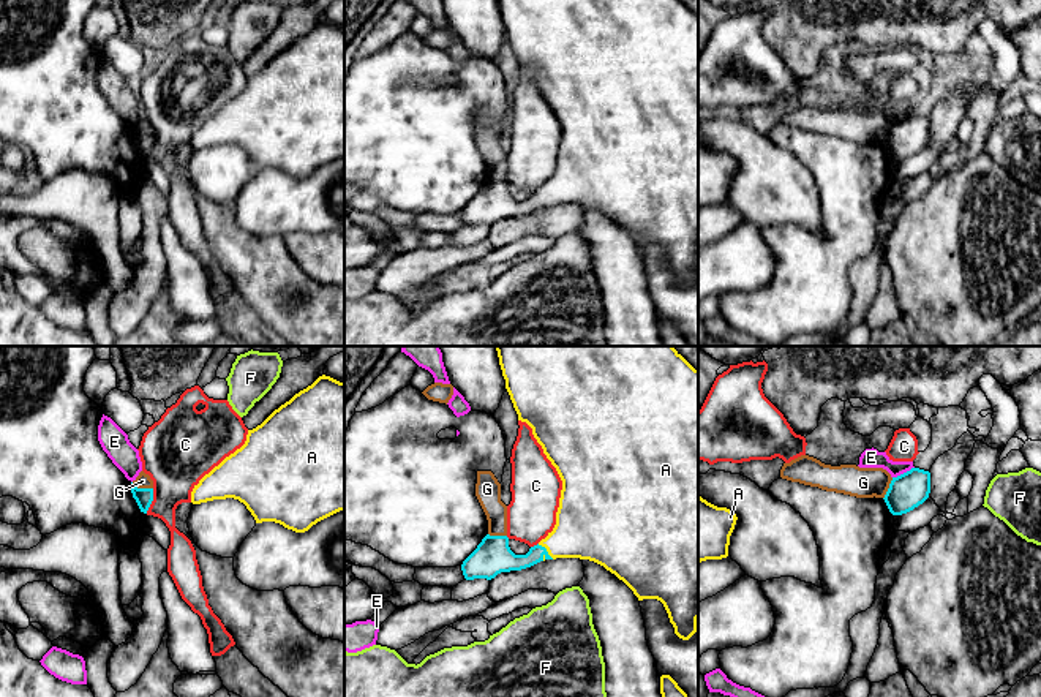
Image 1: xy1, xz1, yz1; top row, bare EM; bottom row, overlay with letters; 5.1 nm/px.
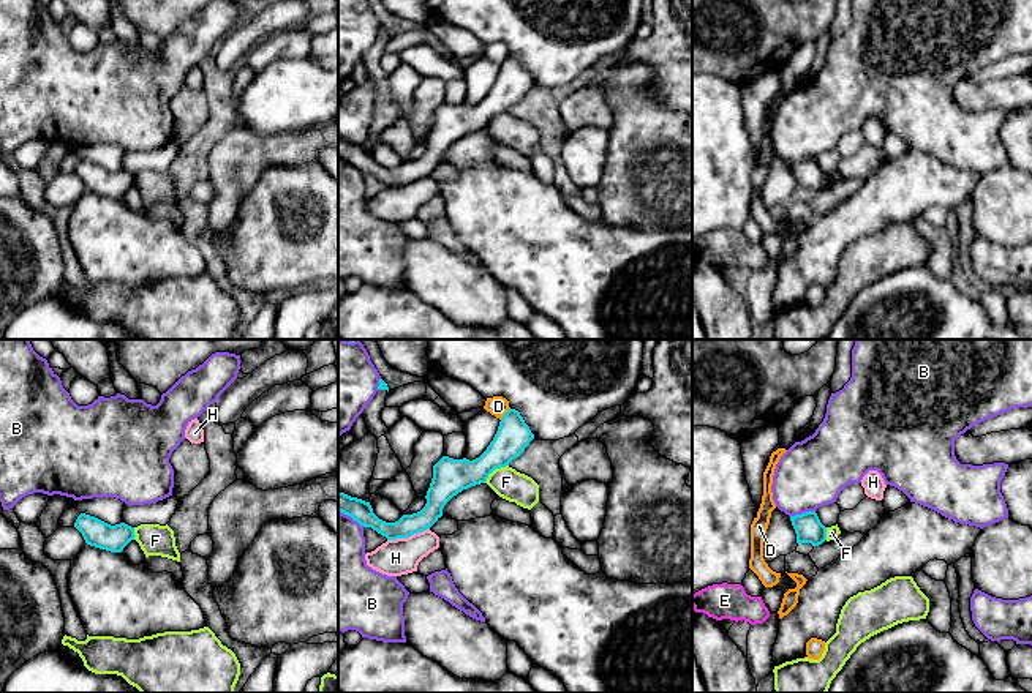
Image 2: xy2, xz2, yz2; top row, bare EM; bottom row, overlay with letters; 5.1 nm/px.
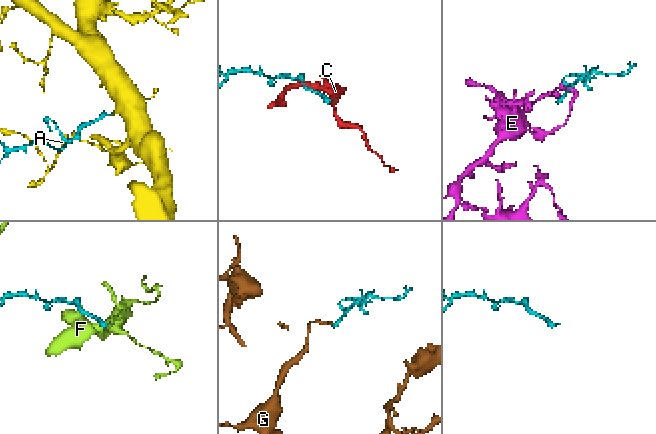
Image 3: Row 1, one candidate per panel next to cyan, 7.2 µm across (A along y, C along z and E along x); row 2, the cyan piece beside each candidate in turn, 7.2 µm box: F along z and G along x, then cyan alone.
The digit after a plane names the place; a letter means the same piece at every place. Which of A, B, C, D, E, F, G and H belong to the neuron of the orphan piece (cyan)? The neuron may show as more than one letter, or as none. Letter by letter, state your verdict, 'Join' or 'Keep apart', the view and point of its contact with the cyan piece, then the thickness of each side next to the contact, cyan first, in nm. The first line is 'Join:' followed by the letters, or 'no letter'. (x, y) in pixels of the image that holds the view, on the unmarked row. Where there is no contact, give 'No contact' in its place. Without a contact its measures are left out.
Join: A
A: Join. Touches cyan at xz1 (545, 196). Thickness 160 nm (cyan) against 340 nm
B: Keep apart. Touches cyan at yz2 (802, 160). Thickness 140 nm (cyan) against 340 nm
C: Keep apart. Touches cyan at xy1 (150, 147). Thickness 90 nm (cyan) against 320 nm
D: Keep apart. Touches cyan at xz2 (504, 60). Thickness 170 nm (cyan) against 100 nm
E: Keep apart. Touches cyan at yz1 (904, 119). Thickness 180 nm (cyan) against 100 nm
F: Keep apart. Touches cyan at xz2 (495, 114). Thickness 180 nm (cyan) against 160 nm
G: Keep apart. Touches cyan at xy1 (142, 135). Thickness 90 nm (cyan) against 80 nm
H: Keep apart. Touches cyan at xz2 (408, 182). Thickness 110 nm (cyan) against 190 nm

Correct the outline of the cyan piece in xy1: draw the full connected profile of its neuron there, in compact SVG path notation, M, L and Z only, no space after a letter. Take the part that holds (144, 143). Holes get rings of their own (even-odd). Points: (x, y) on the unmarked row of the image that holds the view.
M131 128L131 139L133 139L133 144L136 145L141 158L147 160L147 156L153 147L153 134L137 134Z

